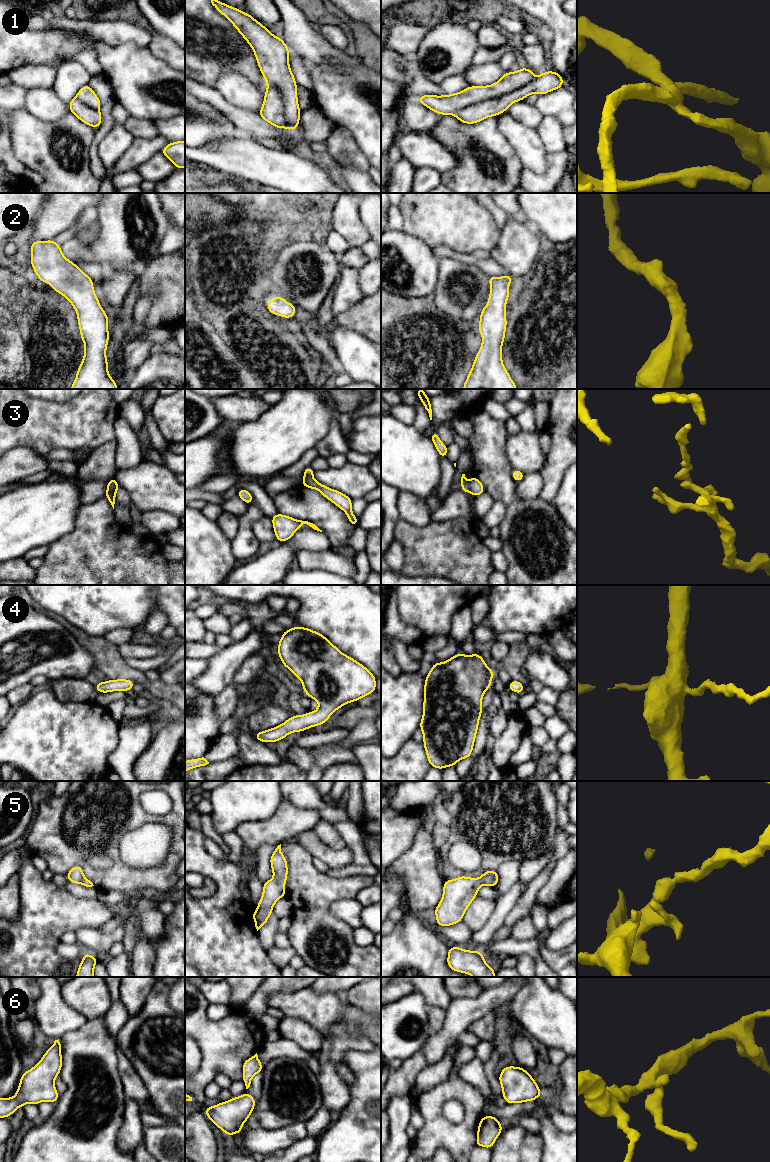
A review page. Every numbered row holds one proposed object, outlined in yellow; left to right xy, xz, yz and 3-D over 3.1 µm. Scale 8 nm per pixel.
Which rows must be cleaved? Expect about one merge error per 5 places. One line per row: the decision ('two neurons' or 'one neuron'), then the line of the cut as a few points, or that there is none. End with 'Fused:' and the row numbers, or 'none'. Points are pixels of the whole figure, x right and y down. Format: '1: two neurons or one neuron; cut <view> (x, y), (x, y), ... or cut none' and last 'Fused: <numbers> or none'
1: one neuron; cut none
2: one neuron; cut none
3: two neurons; cut yz (467, 481), (469, 490)
4: one neuron; cut none
5: one neuron; cut none
6: one neuron; cut none
Fused: 3

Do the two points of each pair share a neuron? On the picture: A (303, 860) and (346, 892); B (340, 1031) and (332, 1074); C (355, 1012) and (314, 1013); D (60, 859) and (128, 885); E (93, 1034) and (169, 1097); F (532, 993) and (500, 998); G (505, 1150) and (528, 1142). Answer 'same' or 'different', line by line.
A: same
B: same
C: same
D: same
E: different
F: different
G: same

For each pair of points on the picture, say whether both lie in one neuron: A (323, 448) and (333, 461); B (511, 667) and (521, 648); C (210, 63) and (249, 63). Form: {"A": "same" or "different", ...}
{"A": "different", "B": "same", "C": "same"}

